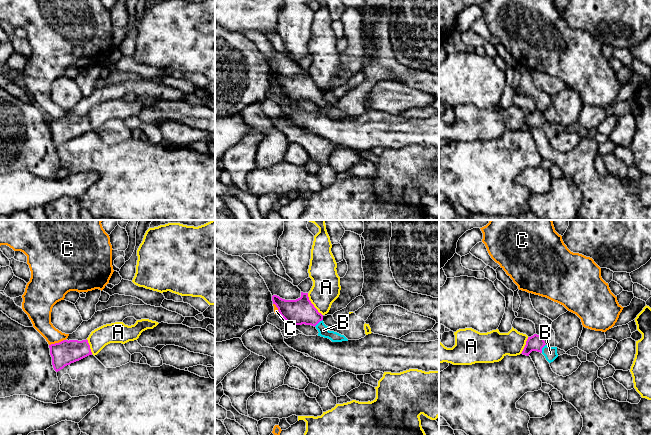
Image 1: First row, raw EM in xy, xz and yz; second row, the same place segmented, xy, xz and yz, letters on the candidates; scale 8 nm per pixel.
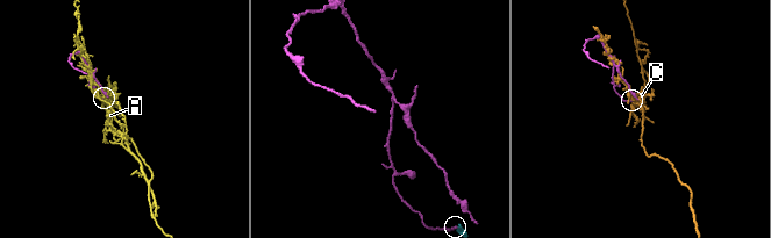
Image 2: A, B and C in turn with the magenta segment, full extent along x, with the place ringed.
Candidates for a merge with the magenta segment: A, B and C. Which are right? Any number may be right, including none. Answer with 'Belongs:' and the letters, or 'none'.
Belongs: B

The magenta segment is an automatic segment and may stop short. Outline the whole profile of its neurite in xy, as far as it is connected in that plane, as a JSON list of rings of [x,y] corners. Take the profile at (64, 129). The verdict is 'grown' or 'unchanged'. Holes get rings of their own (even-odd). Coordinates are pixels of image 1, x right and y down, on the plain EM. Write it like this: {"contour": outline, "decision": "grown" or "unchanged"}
{"contour": [[[63,116],[49,121],[52,141],[56,148],[65,142],[92,131],[88,116]]], "decision": "unchanged"}

